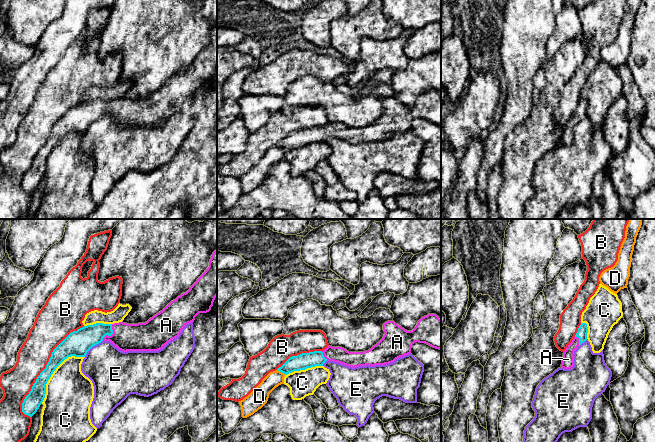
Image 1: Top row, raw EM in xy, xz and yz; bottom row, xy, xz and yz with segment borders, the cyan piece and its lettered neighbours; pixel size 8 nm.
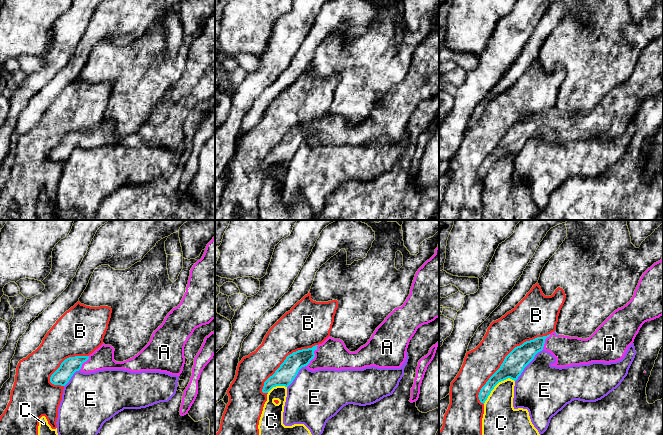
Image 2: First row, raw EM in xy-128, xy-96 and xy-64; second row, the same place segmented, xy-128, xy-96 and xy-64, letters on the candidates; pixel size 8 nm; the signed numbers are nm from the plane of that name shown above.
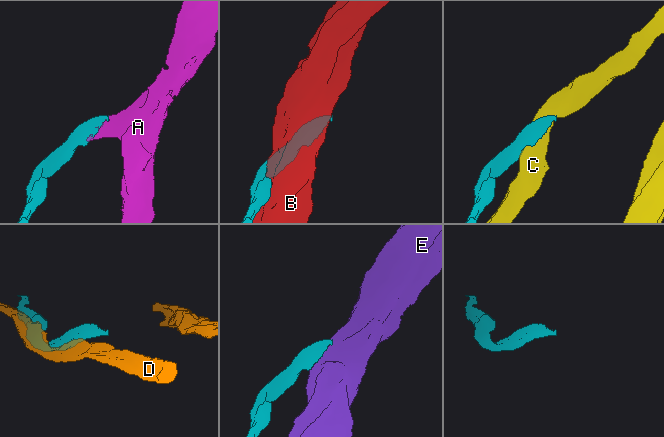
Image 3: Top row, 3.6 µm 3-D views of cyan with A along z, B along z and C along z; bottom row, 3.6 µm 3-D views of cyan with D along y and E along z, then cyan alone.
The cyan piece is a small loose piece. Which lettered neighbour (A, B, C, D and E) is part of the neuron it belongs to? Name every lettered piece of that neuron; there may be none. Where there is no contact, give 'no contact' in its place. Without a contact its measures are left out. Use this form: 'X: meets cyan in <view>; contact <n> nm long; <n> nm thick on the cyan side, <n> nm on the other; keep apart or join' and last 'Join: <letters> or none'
A: meets cyan in xy; contact 160 nm long; 190 nm thick on the cyan side, 220 nm on the other; join
B: meets cyan in xy; contact 850 nm long; 150 nm thick on the cyan side, 260 nm on the other; keep apart
C: meets cyan in xy; contact 500 nm long; 160 nm thick on the cyan side, 380 nm on the other; keep apart
D: meets cyan in xz; contact 90 nm long; 130 nm thick on the cyan side, 140 nm on the other; keep apart
E: meets cyan in xy; contact 200 nm long; 200 nm thick on the cyan side, 360 nm on the other; keep apart
Join: A

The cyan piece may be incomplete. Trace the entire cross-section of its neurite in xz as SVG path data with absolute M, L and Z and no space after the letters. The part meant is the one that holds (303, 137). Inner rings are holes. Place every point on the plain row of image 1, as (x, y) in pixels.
M436 90L422 93L412 107L405 106L394 97L385 98L383 106L383 114L368 127L349 128L342 123L328 122L323 127L292 132L277 147L287 151L294 147L323 142L326 137L338 138L352 144L385 141L411 130L415 118L441 126L441 96Z

